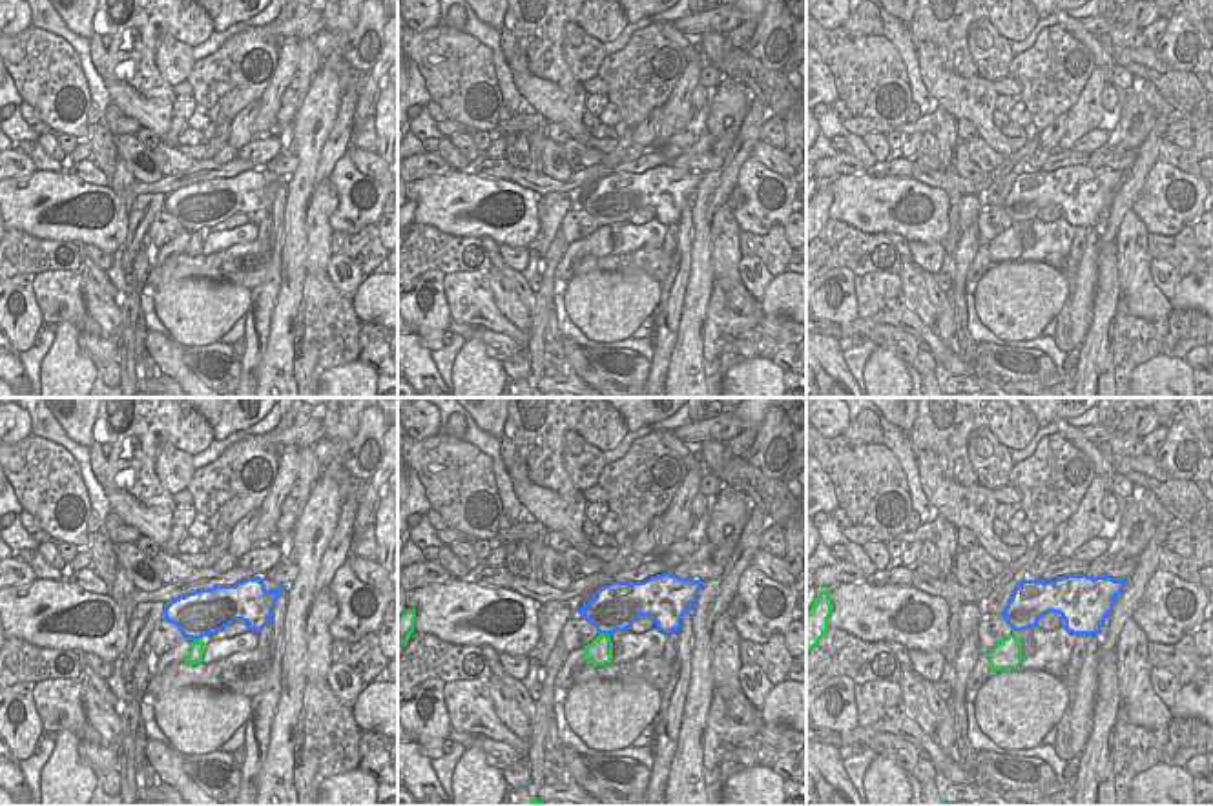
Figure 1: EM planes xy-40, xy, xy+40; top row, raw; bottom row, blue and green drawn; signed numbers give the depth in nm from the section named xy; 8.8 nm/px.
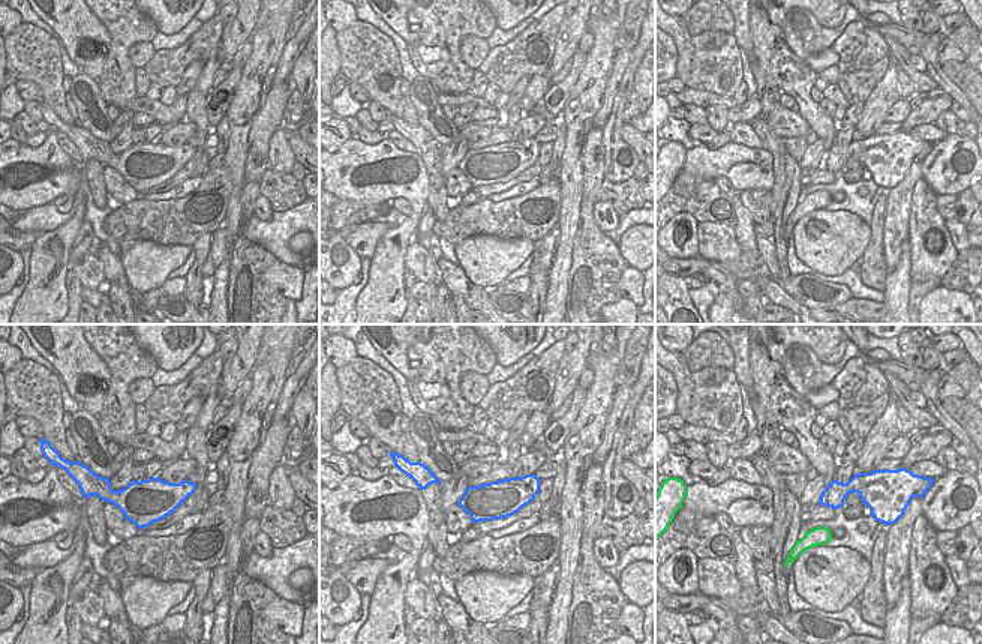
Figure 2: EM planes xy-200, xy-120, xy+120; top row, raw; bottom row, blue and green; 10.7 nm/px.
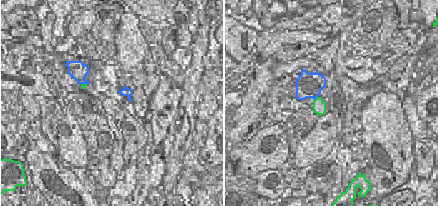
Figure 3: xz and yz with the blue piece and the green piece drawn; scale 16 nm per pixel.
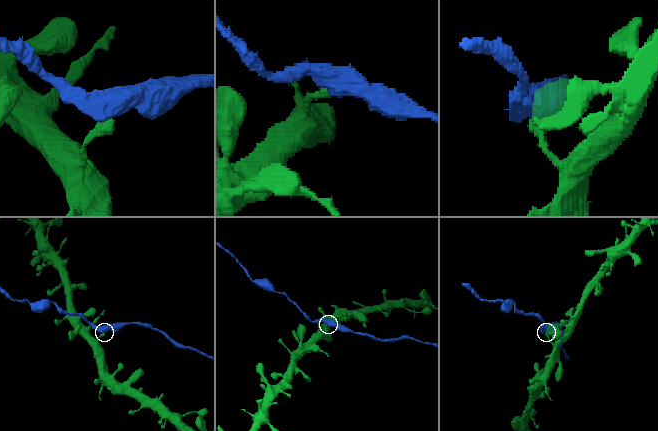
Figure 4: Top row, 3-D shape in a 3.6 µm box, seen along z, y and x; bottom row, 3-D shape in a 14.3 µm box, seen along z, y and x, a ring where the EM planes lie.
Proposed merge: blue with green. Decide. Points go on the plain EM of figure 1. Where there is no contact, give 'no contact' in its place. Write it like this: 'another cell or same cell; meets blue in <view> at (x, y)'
another cell; meets blue in xy at (604, 225)

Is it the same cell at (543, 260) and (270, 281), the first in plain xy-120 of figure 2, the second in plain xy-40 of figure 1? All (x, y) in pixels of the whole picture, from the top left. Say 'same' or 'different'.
same

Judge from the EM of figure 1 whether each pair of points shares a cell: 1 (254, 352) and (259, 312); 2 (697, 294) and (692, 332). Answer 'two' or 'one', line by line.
1: one
2: one

